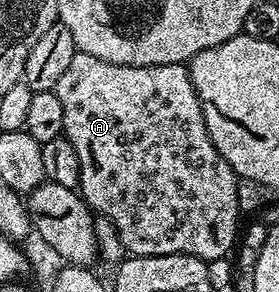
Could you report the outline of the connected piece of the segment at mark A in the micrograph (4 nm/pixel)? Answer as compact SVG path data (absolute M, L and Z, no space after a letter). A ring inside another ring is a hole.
M77 50L71 57L71 65L59 77L56 93L63 105L63 132L75 149L75 157L79 159L79 194L89 210L98 216L106 215L118 231L117 239L126 247L130 256L134 255L194 255L197 259L224 259L234 250L239 239L237 222L243 219L243 212L237 204L237 174L223 161L219 149L211 141L207 133L207 125L203 117L203 109L199 105L199 97L195 93L195 85L191 85L191 77L186 64L151 65L136 67L135 65L111 65L111 61L99 61L99 57L91 57L91 53Z

